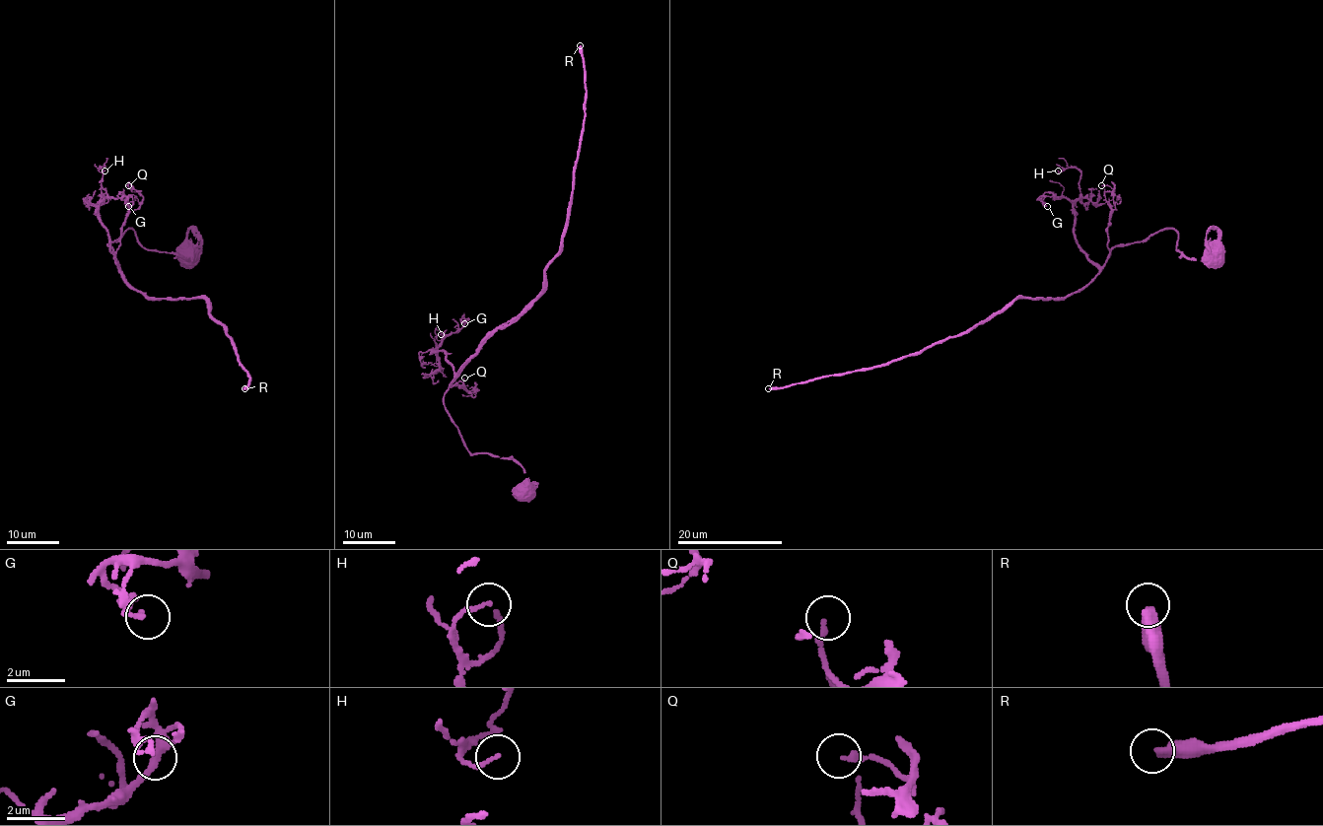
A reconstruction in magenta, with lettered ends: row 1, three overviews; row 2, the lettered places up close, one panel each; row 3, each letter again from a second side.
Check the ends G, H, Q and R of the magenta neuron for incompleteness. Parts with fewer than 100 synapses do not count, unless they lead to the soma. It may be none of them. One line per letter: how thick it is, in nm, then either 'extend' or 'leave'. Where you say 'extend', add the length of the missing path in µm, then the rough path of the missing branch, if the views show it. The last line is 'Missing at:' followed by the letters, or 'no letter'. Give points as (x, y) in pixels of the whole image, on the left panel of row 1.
G: 170 nm thick; leave
H: 140 nm thick; leave
Q: 190 nm thick; leave
R: 440 nm thick; extend; about 250 µm are missing
Missing at: R

